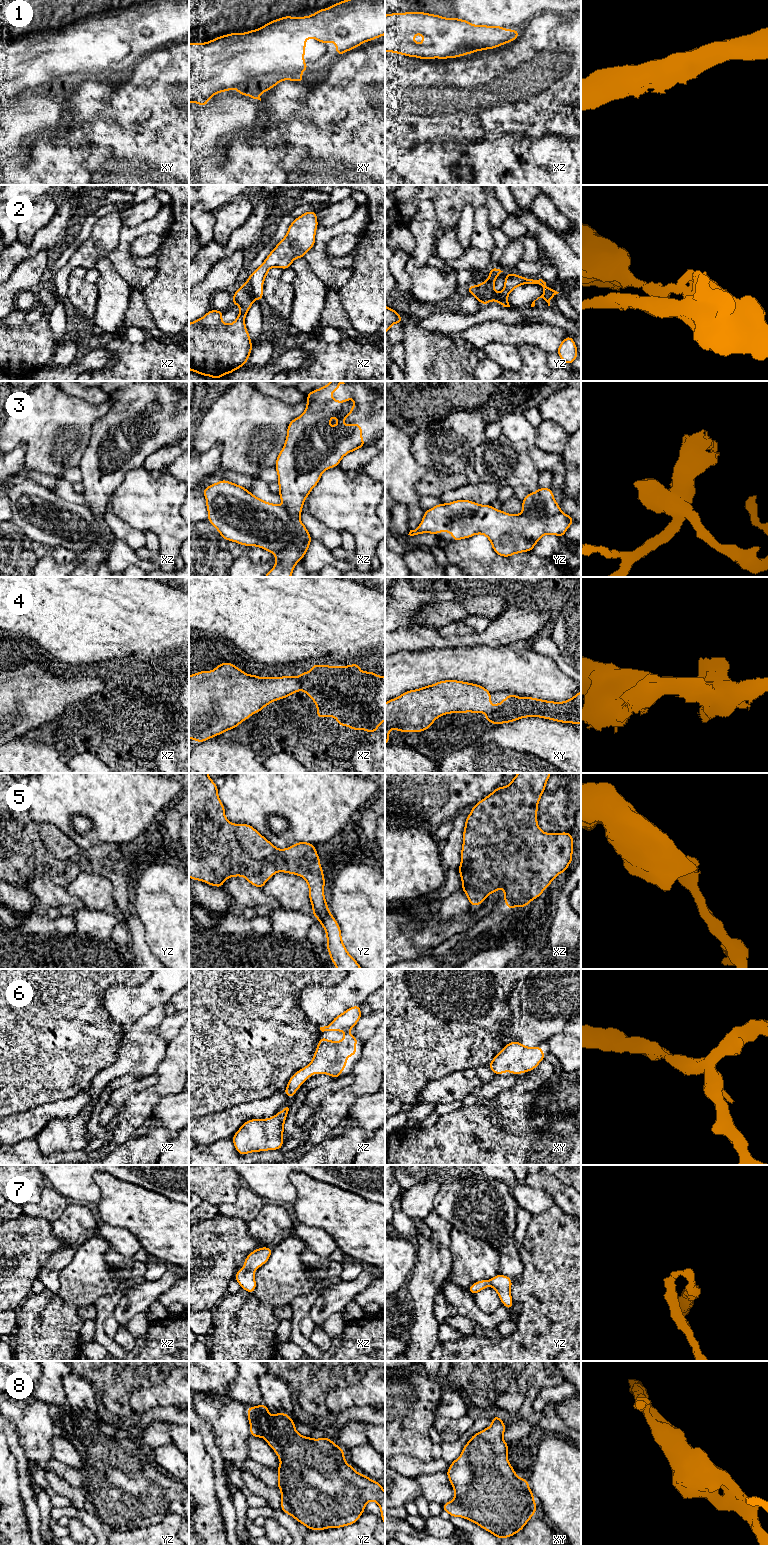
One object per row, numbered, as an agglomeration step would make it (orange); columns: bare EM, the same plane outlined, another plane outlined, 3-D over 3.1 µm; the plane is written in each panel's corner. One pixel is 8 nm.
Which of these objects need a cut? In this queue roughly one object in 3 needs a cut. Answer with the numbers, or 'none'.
2, 3, 4

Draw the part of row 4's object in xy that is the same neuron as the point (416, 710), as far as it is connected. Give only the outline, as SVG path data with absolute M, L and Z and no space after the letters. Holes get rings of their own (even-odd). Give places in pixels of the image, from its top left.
M444 680L416 690L409 690L400 696L385 703L385 745L389 744L389 733L391 729L399 732L423 732L427 730L434 721L445 714L450 713L486 713L498 710L511 704L517 696L510 693L506 698L491 706L491 692L481 685L457 680Z

